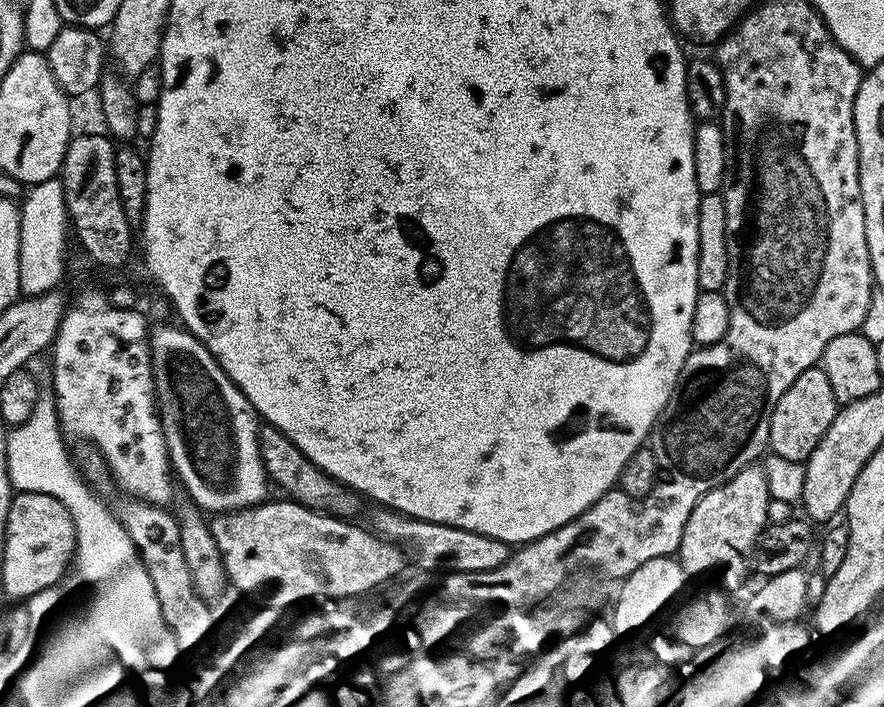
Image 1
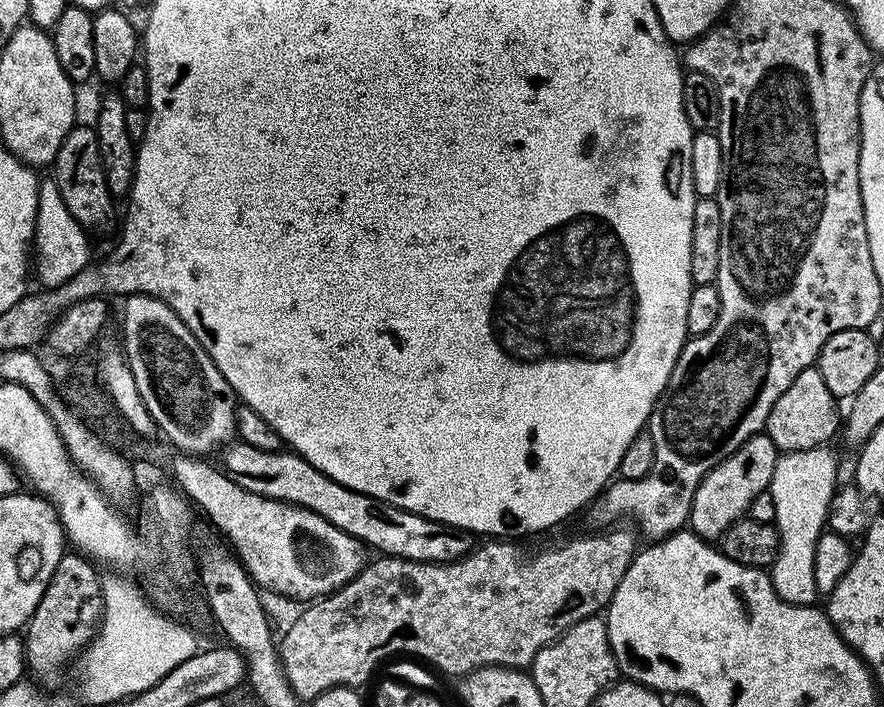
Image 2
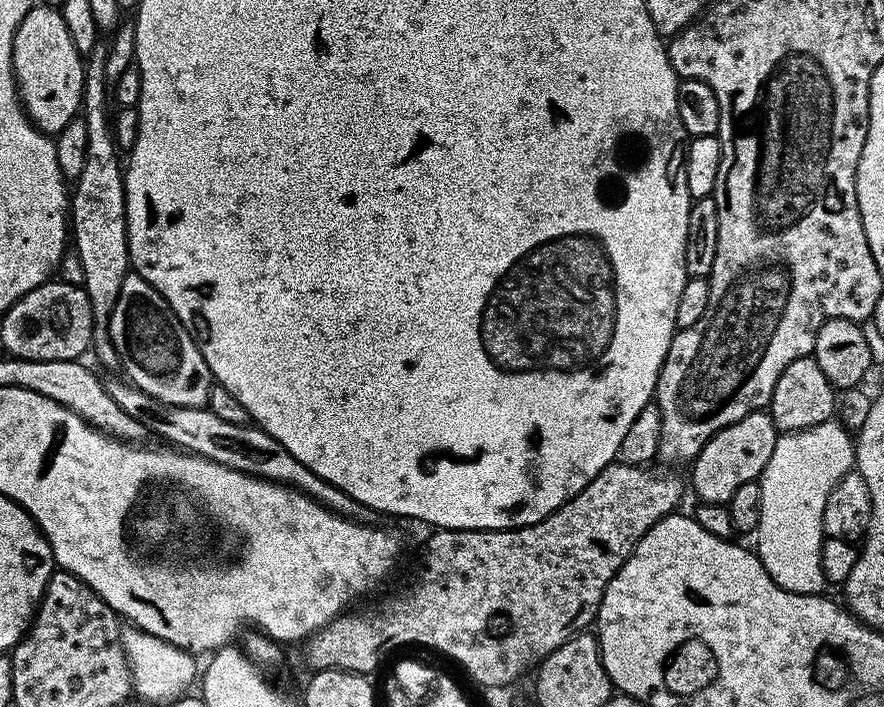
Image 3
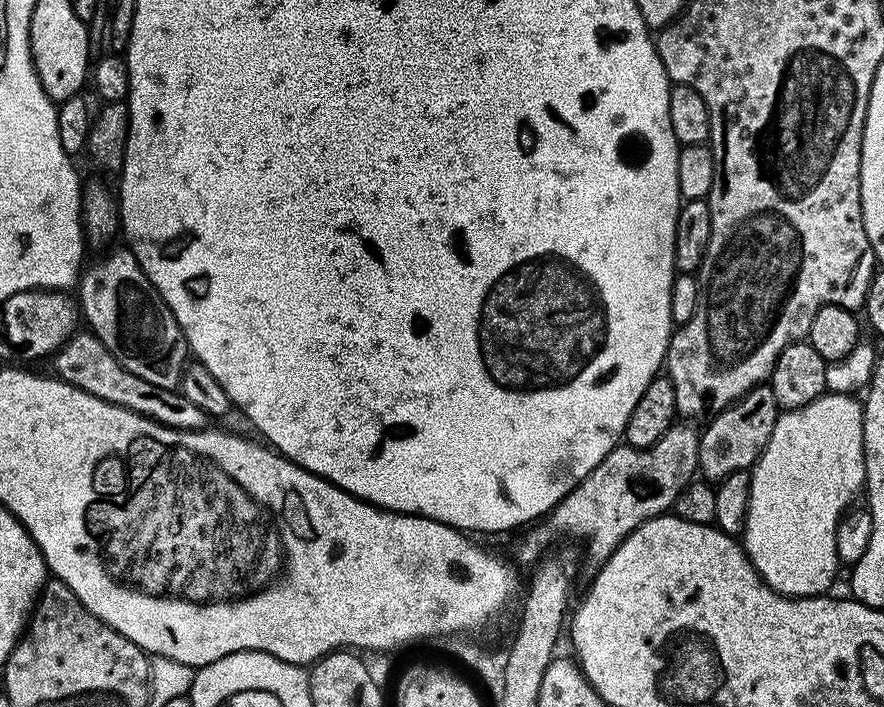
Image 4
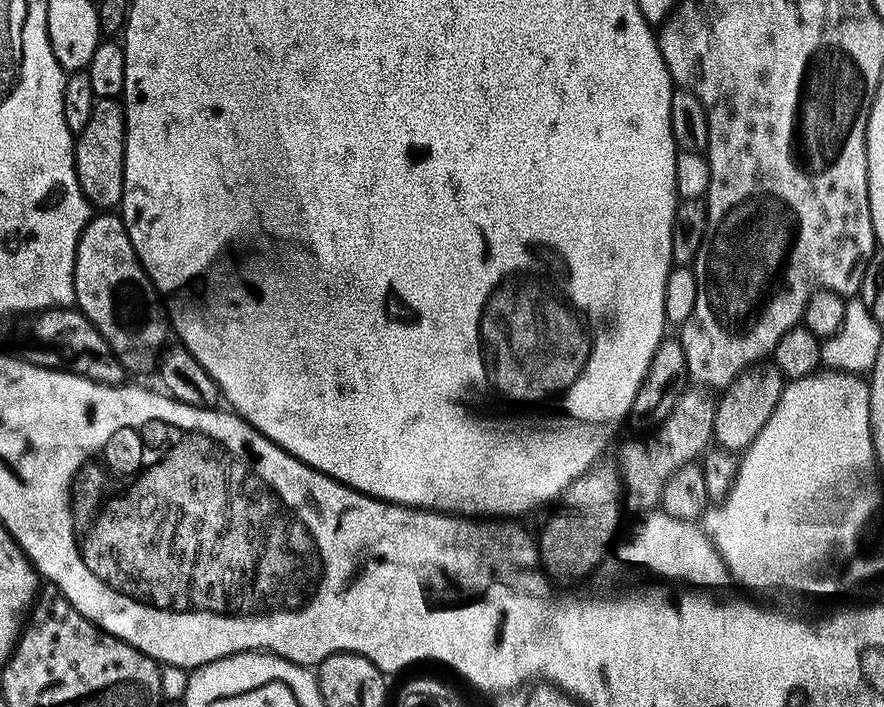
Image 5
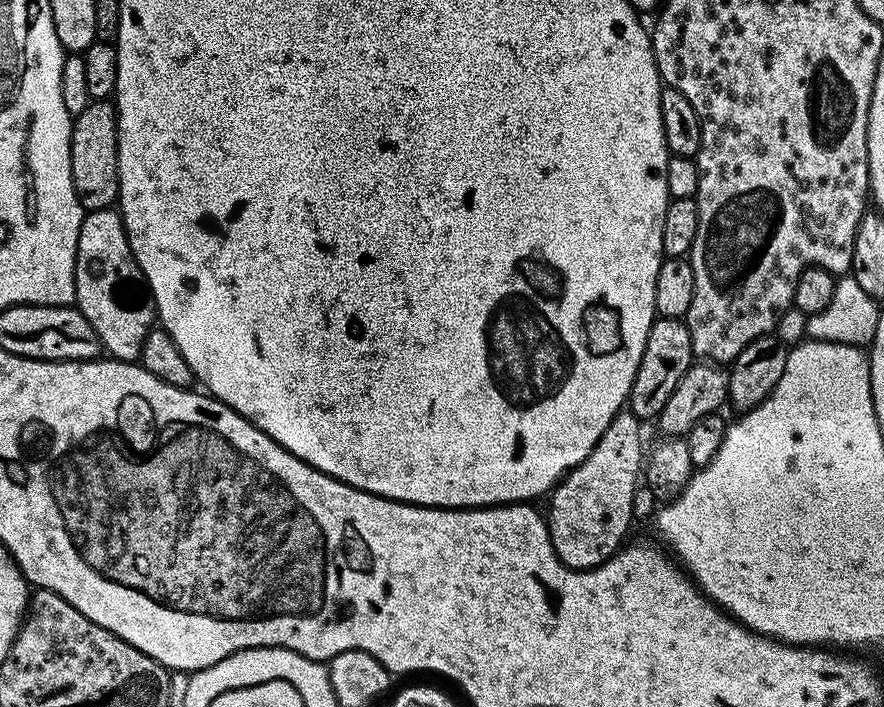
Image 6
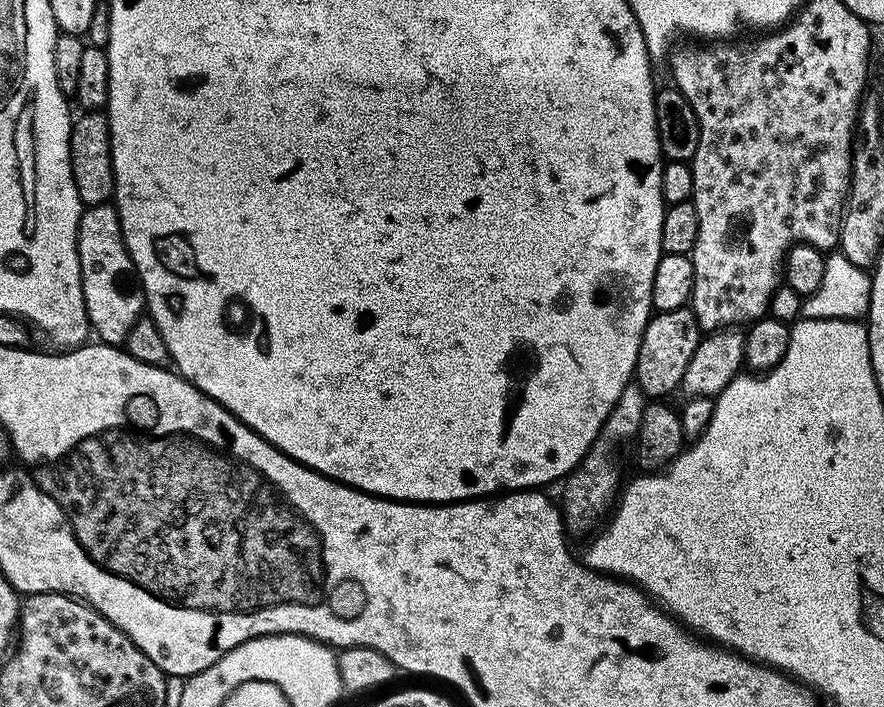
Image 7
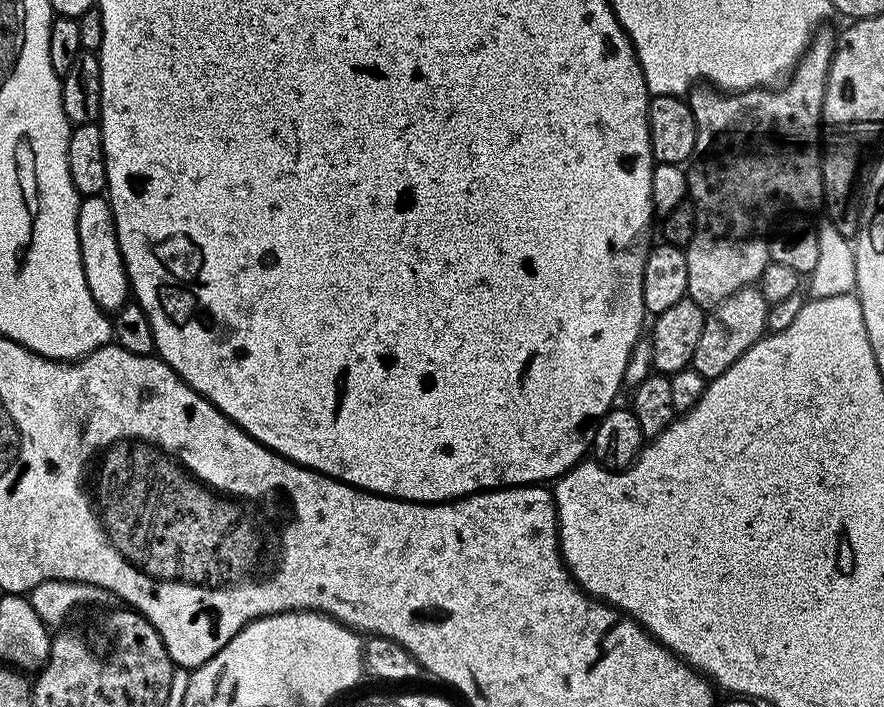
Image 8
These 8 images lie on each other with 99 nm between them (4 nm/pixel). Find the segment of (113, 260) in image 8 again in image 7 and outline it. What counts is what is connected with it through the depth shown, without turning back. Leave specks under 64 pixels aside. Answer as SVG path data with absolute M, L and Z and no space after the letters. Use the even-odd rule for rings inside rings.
M115 203L94 204L85 207L80 215L80 233L76 239L78 258L80 259L80 277L82 278L82 298L86 302L86 314L91 331L96 332L101 341L113 346L123 345L130 330L138 323L146 312L144 288L136 275L136 267L124 245L120 233L120 219L116 213Z

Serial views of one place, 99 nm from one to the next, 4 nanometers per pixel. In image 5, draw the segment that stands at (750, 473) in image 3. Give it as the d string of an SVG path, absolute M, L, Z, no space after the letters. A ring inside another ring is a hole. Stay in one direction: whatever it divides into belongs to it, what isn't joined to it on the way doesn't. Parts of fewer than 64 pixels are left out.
M774 362L752 364L738 374L727 388L719 393L714 414L714 430L712 435L715 443L733 453L750 447L754 438L772 420L774 406L778 406L780 396L784 393L786 377L778 370Z

